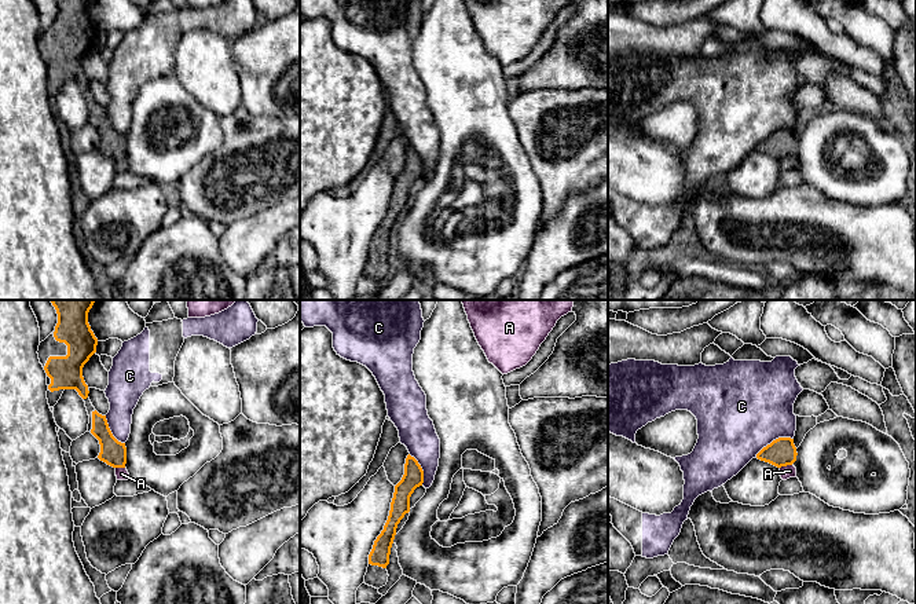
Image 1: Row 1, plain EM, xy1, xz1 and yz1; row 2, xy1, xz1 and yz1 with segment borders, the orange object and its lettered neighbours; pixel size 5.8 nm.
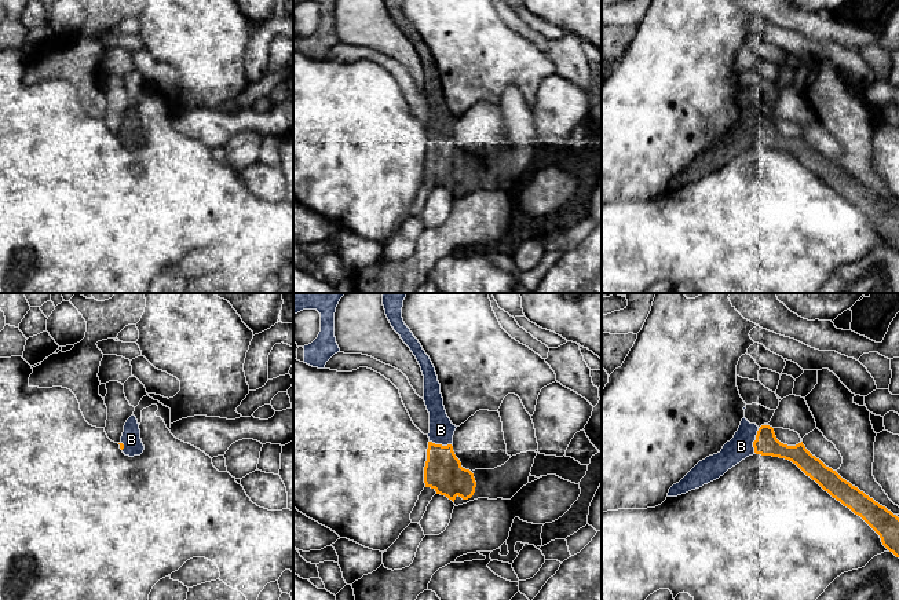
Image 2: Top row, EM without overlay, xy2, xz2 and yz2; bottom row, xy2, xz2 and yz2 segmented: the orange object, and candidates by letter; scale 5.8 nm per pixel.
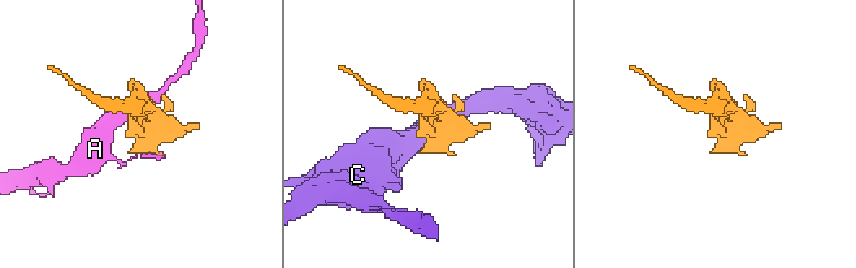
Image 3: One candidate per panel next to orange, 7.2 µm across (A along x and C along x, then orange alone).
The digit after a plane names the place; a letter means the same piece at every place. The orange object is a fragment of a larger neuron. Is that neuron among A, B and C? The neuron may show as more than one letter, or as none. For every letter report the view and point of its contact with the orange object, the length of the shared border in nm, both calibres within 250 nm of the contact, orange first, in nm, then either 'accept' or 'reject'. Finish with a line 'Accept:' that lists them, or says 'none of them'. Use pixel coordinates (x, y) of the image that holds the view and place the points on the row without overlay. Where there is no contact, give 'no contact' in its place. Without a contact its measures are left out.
A: contact yz1 (786, 157); length 80 nm; calibres 160 and 80 nm; reject
B: contact yz2 (755, 132); length 150 nm; calibres 140 and 140 nm; accept
C: contact yz1 (773, 132); length 240 nm; calibres 160 and 500 nm; reject
Accept: B

